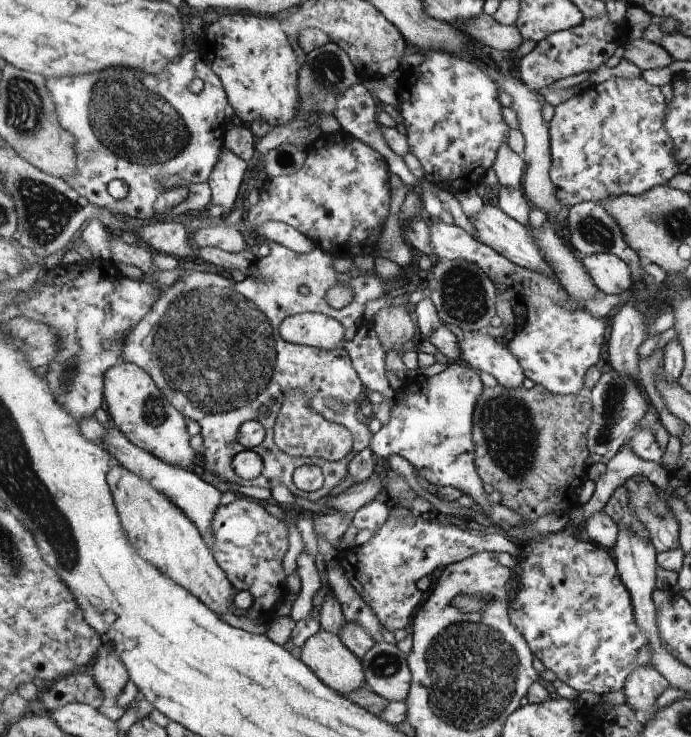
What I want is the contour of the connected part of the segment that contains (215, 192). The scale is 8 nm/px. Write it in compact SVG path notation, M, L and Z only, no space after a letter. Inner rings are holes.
M224 146L219 162L207 180L212 188L211 205L221 205L225 213L231 211L239 198L247 171L247 161Z

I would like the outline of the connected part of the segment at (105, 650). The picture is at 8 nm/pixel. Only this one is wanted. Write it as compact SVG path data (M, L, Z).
M103 642L91 671L98 686L103 689L106 704L115 702L114 698L121 694L121 690L130 679L130 670L126 662L111 643Z

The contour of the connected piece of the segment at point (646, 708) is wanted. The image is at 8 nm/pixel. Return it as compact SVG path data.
M645 665L627 677L623 692L627 704L635 711L644 712L645 719L649 720L659 710L655 704L669 685L654 665Z

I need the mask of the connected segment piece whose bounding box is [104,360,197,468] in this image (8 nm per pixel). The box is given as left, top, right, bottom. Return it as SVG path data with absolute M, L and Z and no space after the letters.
M121 360L106 372L105 409L125 436L143 450L178 467L187 468L195 462L196 451L191 448L187 420L180 406L172 403L159 388L154 377L131 361Z

